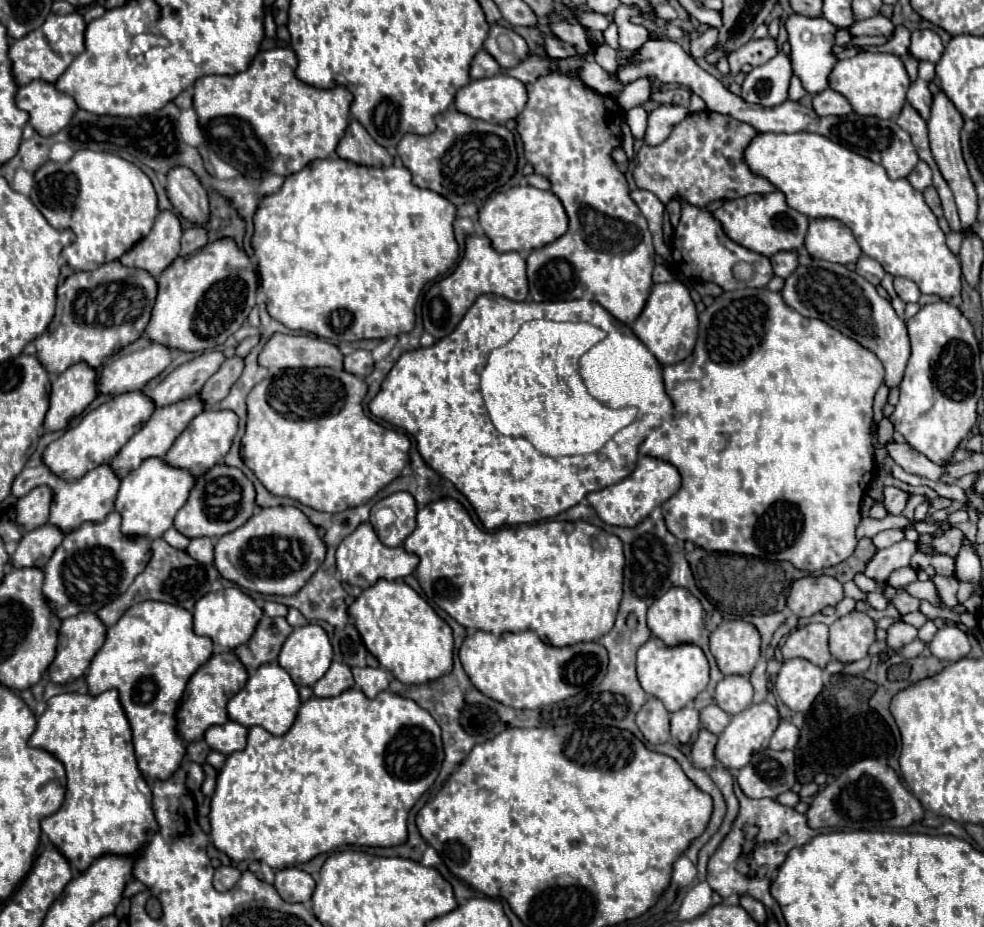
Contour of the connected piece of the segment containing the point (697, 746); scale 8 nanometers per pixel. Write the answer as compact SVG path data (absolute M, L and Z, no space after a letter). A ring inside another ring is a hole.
M700 730L698 740L692 746L692 762L696 768L712 768L716 764L716 756L714 756L714 748L716 748L718 736L708 732L708 730Z

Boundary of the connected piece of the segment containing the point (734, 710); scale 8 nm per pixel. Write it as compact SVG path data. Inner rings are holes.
M724 676L716 686L716 704L728 714L738 714L752 704L752 694L748 676Z

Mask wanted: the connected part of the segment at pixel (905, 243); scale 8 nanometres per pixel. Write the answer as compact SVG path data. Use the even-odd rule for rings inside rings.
M796 132L796 134L758 134L752 144L746 148L744 154L752 172L768 178L778 190L786 194L788 206L806 214L808 218L836 218L844 222L856 236L858 246L862 252L884 266L886 272L892 276L904 276L918 284L922 294L936 294L940 298L952 298L960 294L960 260L958 256L946 246L946 236L938 226L934 212L924 202L922 192L914 190L906 178L890 180L886 170L848 148L810 132Z

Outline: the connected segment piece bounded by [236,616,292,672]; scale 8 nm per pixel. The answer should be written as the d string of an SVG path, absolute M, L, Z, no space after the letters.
M262 616L256 632L252 638L236 648L236 654L244 662L244 666L252 672L262 664L274 662L280 654L280 648L288 634L292 632L292 626L286 622L286 618L270 618Z

